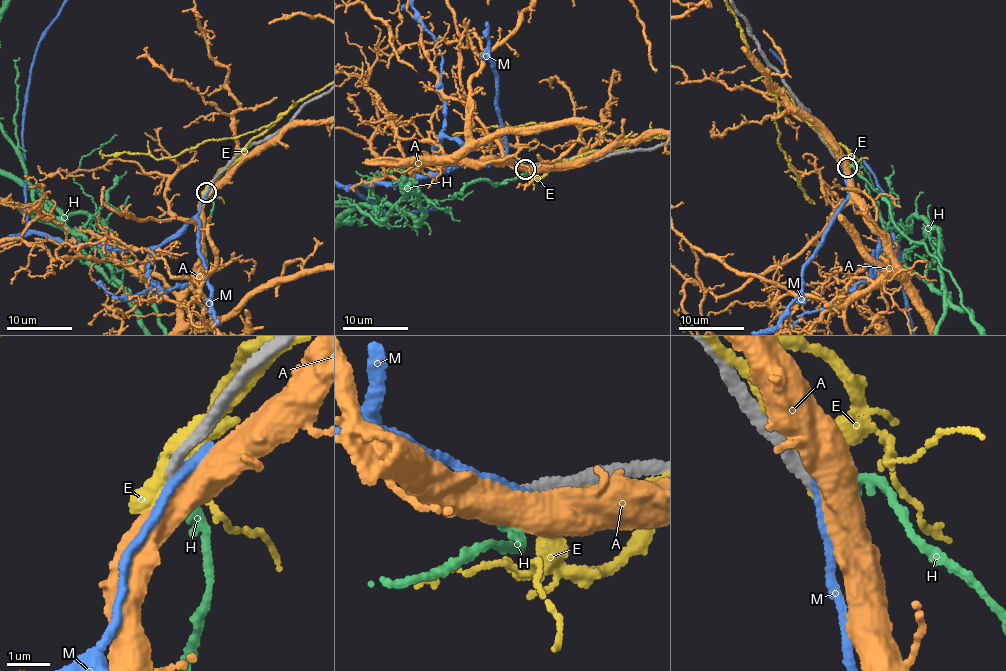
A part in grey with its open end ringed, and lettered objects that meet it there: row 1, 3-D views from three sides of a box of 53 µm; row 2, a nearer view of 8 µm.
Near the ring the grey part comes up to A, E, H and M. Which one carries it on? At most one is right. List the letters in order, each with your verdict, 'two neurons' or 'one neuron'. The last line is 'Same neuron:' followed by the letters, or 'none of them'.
A: two neurons
E: two neurons
H: two neurons
M: two neurons
Same neuron: none of them

